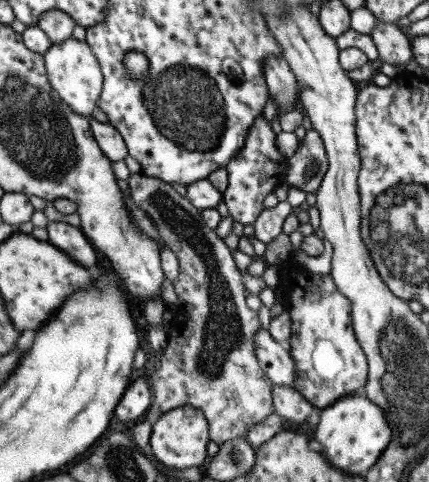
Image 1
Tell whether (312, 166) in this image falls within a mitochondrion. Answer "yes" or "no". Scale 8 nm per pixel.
yes

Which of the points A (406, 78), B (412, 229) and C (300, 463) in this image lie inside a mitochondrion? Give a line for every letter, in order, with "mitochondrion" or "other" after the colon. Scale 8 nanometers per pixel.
A: other
B: mitochondrion
C: other

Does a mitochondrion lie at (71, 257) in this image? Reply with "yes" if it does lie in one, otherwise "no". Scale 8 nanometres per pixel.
no

